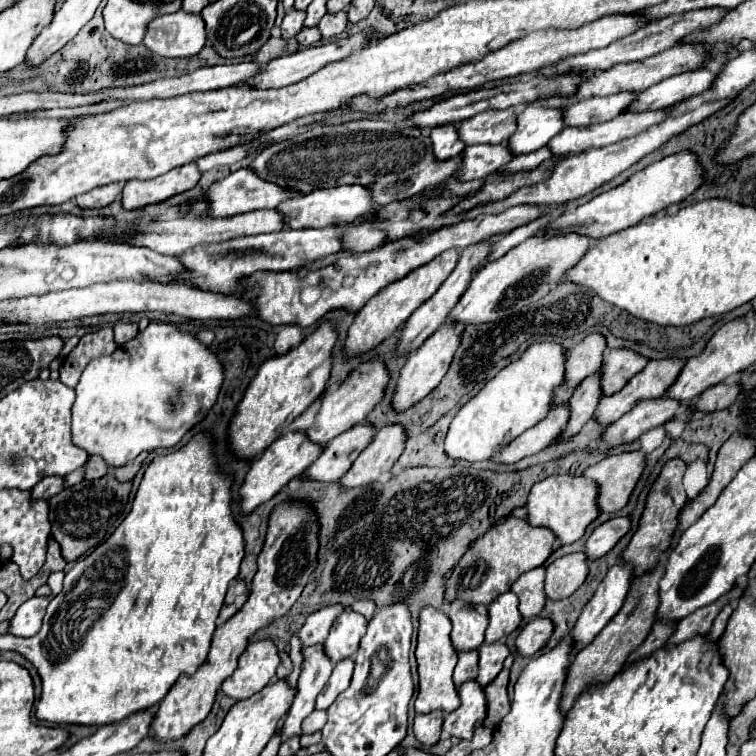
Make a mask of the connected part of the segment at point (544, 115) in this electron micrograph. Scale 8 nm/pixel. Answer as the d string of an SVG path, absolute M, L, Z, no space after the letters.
M540 103L528 105L516 117L516 133L508 137L508 149L512 155L532 153L544 147L554 135L564 129L562 109L546 109Z

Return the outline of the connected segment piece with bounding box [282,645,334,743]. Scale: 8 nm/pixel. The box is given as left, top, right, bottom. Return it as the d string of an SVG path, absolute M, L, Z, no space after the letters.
M322 645L302 649L304 655L304 667L302 675L298 681L298 693L294 697L294 703L290 707L288 719L282 727L282 743L288 741L290 737L300 737L302 735L302 721L314 711L314 703L322 687L326 685L334 665L328 661L328 657L322 651Z

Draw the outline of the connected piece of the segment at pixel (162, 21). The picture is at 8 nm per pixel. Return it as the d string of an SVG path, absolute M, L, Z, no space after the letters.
M182 9L170 15L156 17L154 21L148 23L146 37L142 41L152 53L162 55L162 57L194 57L202 51L206 45L206 31L204 31L204 21L200 15L194 13L184 13Z

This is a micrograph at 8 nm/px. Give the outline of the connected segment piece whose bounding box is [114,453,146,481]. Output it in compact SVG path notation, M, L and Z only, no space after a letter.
M142 453L138 459L134 459L134 461L126 463L124 467L118 467L118 469L114 469L114 477L116 477L118 481L132 481L132 479L134 479L134 475L138 473L140 465L144 463L144 459L146 459L146 453Z

